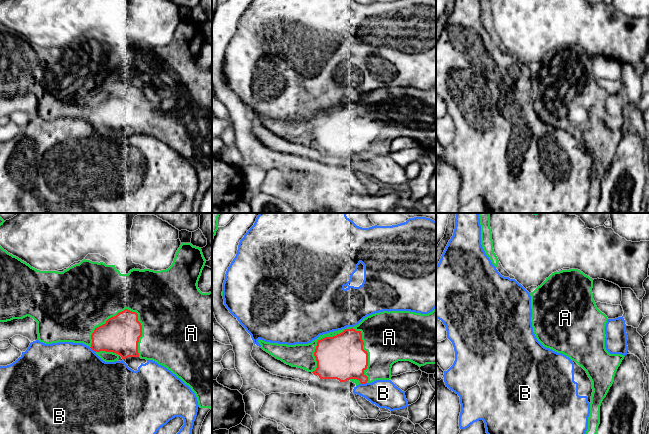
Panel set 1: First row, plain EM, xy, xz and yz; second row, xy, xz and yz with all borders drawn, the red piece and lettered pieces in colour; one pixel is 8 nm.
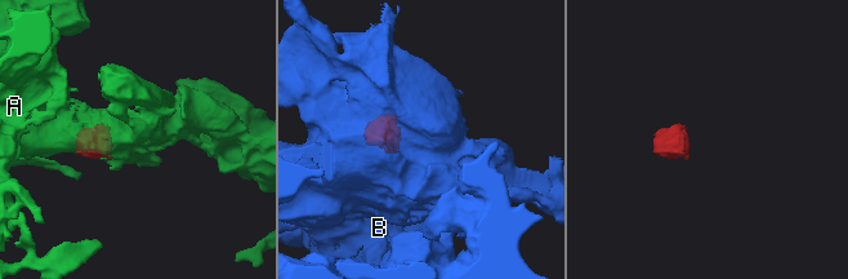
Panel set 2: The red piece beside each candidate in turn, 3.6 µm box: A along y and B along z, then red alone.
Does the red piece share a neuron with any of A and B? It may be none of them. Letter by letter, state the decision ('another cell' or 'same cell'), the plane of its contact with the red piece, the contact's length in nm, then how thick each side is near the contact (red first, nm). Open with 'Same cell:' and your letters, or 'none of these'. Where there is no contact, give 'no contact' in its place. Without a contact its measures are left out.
Same cell: A
A: same cell | xz | 550 nm | 360/420 nm
B: another cell | xy | 70 nm | 300/500 nm

